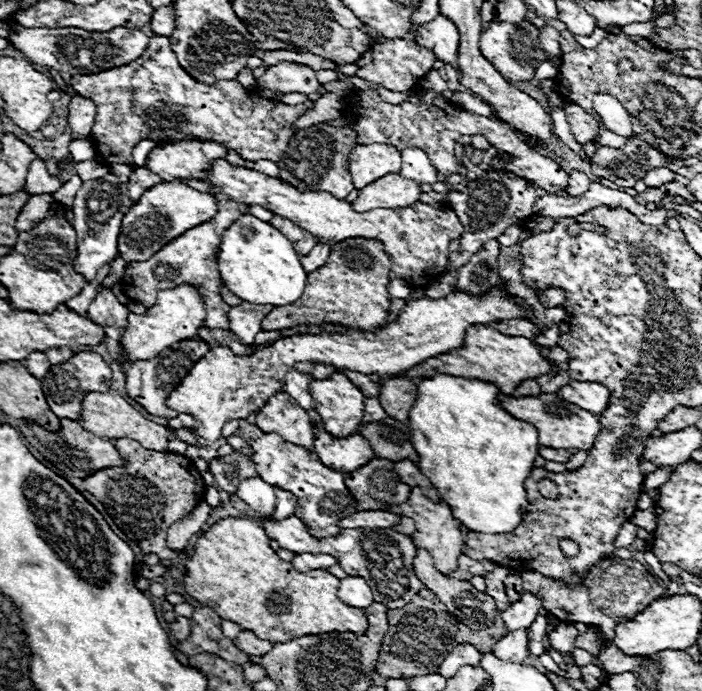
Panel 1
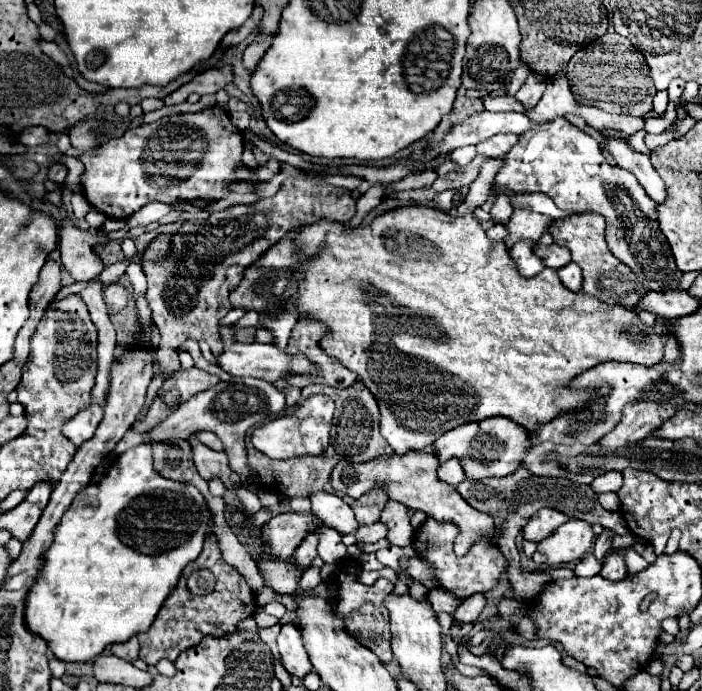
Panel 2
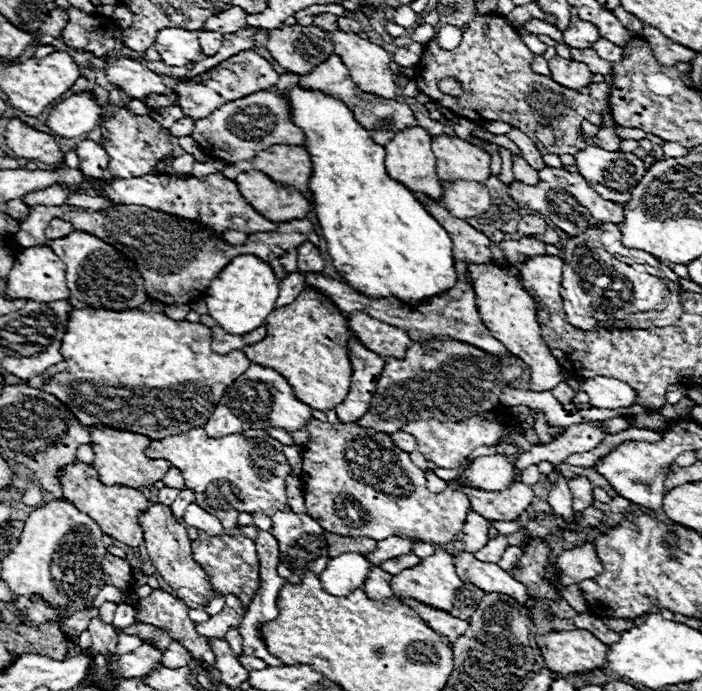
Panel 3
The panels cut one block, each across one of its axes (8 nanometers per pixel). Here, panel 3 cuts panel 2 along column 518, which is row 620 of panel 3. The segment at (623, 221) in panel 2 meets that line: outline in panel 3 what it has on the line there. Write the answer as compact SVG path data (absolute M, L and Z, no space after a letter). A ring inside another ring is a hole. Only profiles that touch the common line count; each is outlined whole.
M158 588L146 598L138 598L138 622L158 626L170 634L170 638L182 644L194 660L204 660L208 664L216 662L210 640L196 632L194 622L188 618L188 606L172 596L170 592Z

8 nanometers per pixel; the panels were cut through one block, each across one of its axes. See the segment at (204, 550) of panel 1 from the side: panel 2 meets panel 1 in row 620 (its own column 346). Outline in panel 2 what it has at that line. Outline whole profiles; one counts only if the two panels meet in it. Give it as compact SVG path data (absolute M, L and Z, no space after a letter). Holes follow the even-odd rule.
M504 156L498 158L488 158L482 166L480 166L480 174L474 180L474 184L470 186L468 194L458 208L458 214L444 214L438 212L434 208L426 208L426 206L408 206L408 208L398 208L392 210L388 214L378 216L370 226L360 226L356 230L344 230L344 226L340 222L328 222L322 220L320 224L312 224L306 226L304 230L300 230L296 236L298 240L290 240L284 238L280 240L276 246L272 246L262 258L260 262L284 262L284 270L268 270L262 268L260 262L250 266L244 274L244 280L240 282L240 286L230 294L230 300L234 306L244 306L246 310L258 310L262 312L264 308L272 308L276 310L280 304L280 296L284 292L284 288L288 286L290 280L290 272L288 268L292 264L302 264L300 272L304 272L304 280L300 282L298 288L298 310L300 316L308 316L314 320L322 320L328 328L330 334L320 342L322 350L334 358L338 358L346 368L350 368L352 372L356 372L360 376L360 380L366 384L366 388L374 394L380 414L382 414L382 422L380 422L380 430L382 436L388 440L388 444L396 450L396 454L406 454L408 450L424 450L426 446L434 444L436 438L440 438L444 432L460 426L460 424L468 424L468 422L480 422L484 418L492 418L492 416L504 416L504 418L514 418L514 422L520 422L520 426L524 426L530 434L536 432L542 424L554 420L556 416L564 414L564 412L580 412L592 406L594 398L602 398L610 394L608 386L598 388L598 392L590 392L590 390L574 390L570 388L570 380L580 376L580 372L594 368L602 362L634 362L634 364L644 364L644 366L654 366L656 362L660 362L664 358L664 348L662 348L662 338L652 330L652 326L646 326L636 312L624 308L624 306L608 306L604 302L600 302L598 298L592 298L584 292L572 292L568 288L562 286L556 270L552 268L544 268L540 274L536 274L534 278L524 278L520 274L516 274L516 266L512 266L512 258L508 258L508 246L504 246L504 242L494 242L486 236L484 228L480 226L480 222L474 218L472 212L481 207L490 195L490 190L494 186L494 174L500 168L500 162L504 162Z

